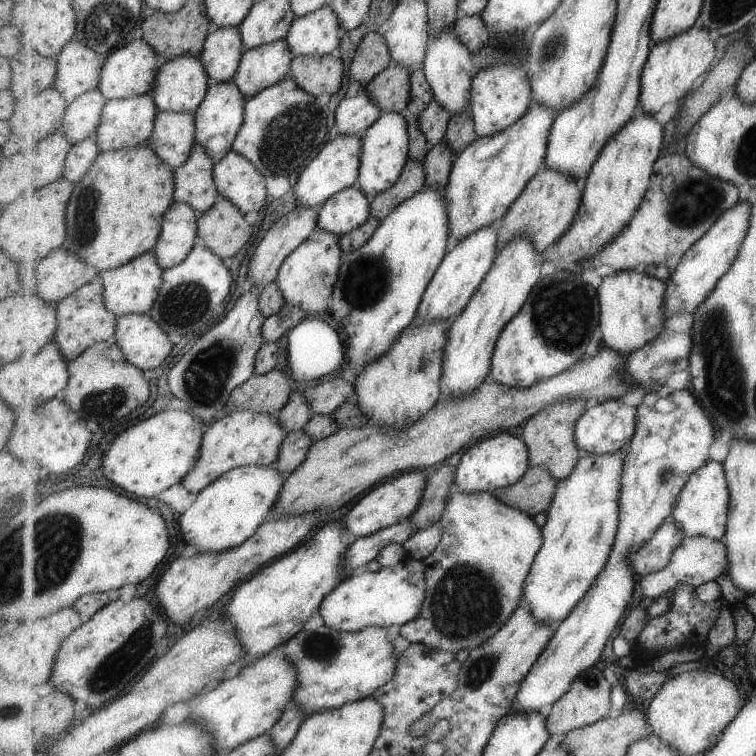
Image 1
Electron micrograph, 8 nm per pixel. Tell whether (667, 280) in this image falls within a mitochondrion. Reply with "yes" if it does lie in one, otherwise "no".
no

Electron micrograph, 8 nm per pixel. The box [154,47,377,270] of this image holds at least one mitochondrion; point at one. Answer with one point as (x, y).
(287, 138)

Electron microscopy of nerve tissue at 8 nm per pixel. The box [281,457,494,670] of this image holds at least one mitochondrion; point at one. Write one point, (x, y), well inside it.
(319, 648)

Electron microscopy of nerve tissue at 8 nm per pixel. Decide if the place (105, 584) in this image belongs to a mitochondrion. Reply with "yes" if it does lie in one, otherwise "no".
no

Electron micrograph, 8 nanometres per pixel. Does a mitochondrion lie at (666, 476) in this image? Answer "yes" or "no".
yes

